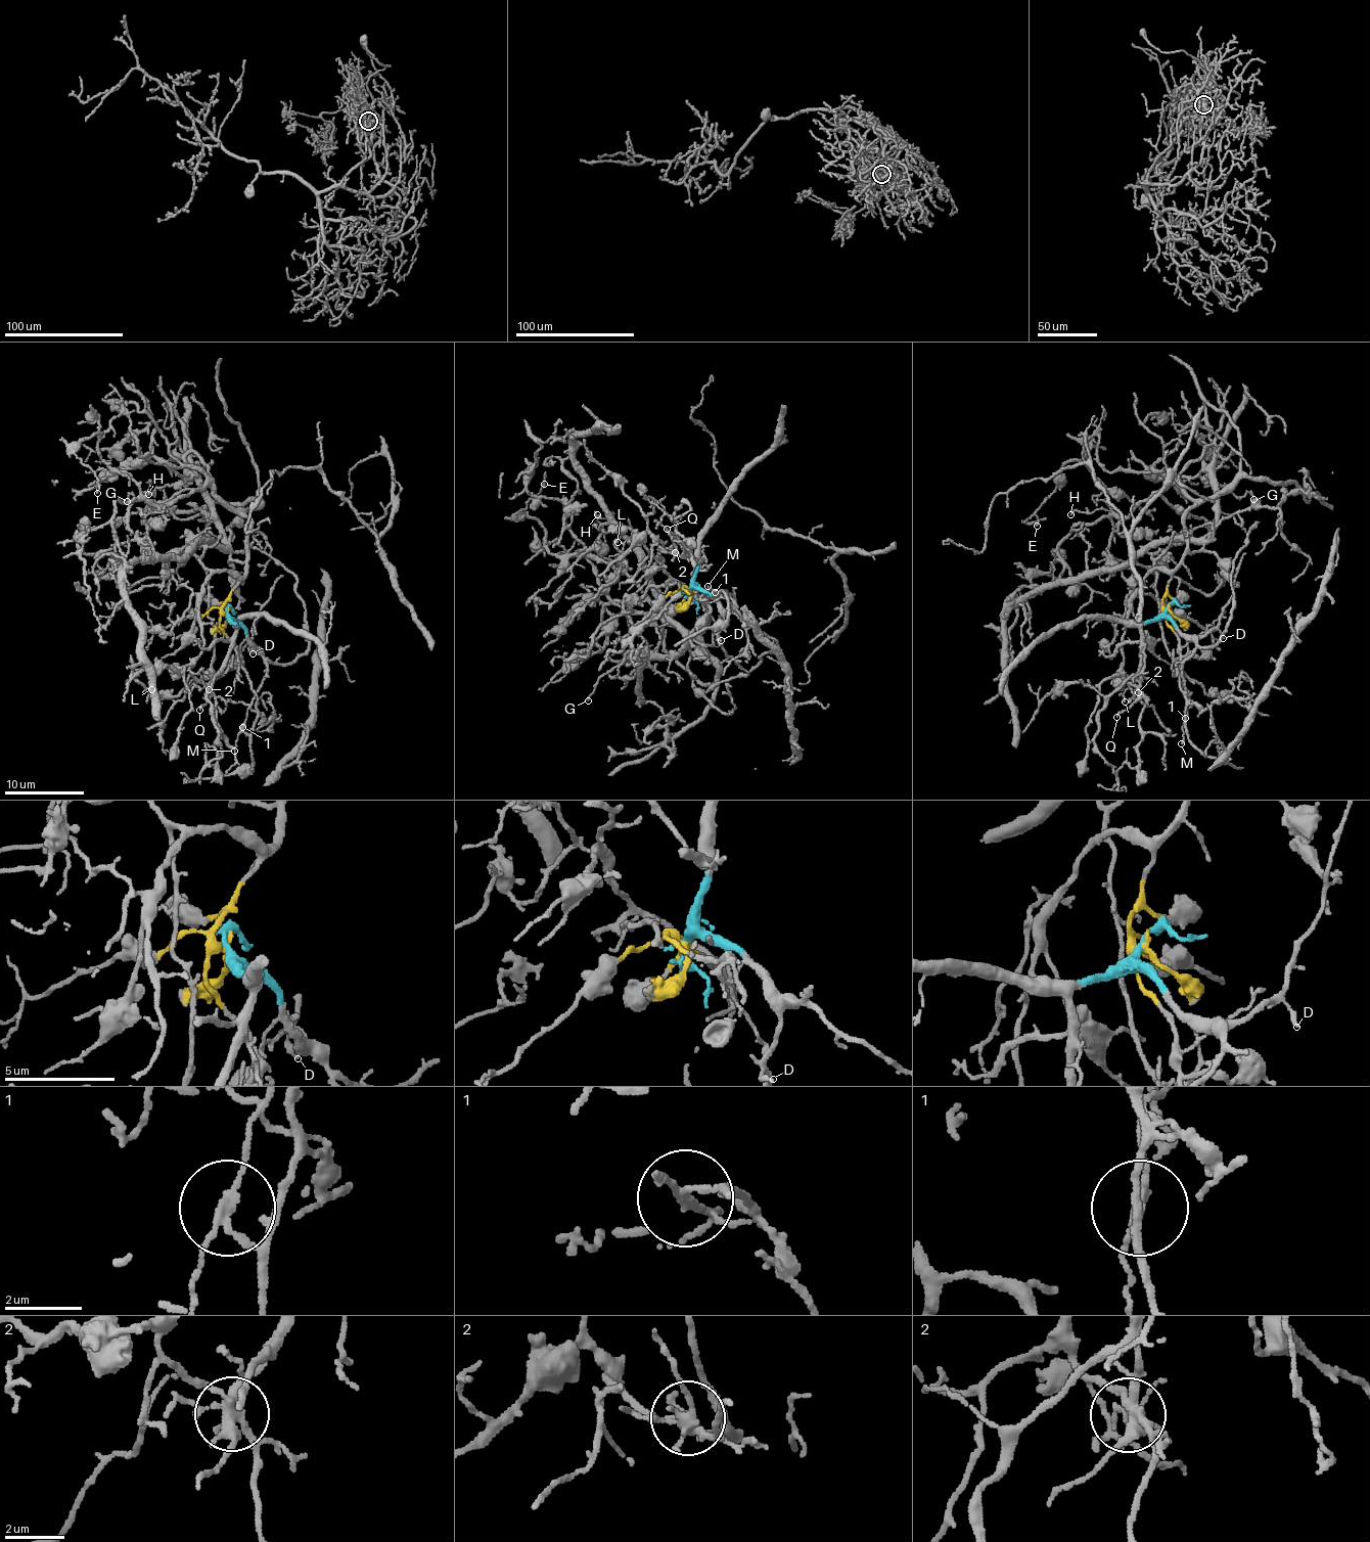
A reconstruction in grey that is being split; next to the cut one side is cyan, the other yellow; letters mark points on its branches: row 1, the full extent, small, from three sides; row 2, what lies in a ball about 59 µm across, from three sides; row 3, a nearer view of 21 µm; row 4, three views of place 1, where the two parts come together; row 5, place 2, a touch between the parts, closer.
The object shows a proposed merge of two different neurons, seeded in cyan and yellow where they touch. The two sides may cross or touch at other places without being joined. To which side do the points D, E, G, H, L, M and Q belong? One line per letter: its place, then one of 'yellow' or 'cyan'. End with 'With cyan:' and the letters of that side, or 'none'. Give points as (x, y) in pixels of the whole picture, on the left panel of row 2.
D: place (253, 653); cyan
E: place (97, 493); yellow
G: place (127, 501); yellow
H: place (148, 494); yellow
L: place (151, 689); yellow
M: place (234, 751); cyan
Q: place (199, 710); cyan
With cyan: D, M, Q

